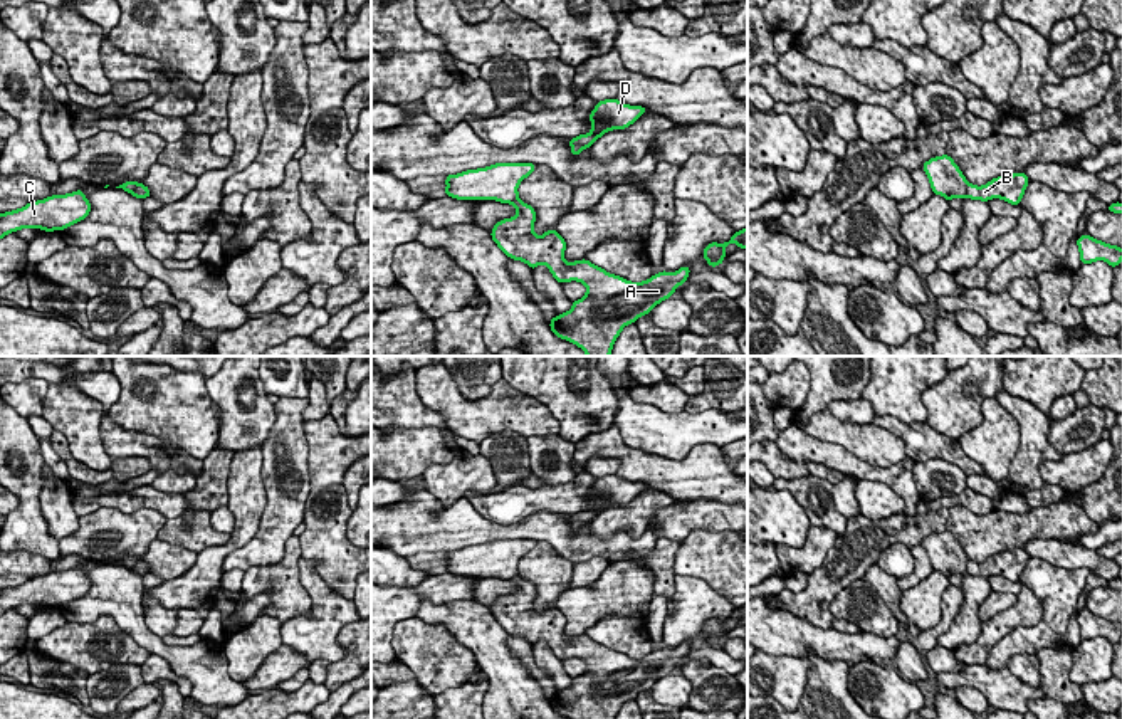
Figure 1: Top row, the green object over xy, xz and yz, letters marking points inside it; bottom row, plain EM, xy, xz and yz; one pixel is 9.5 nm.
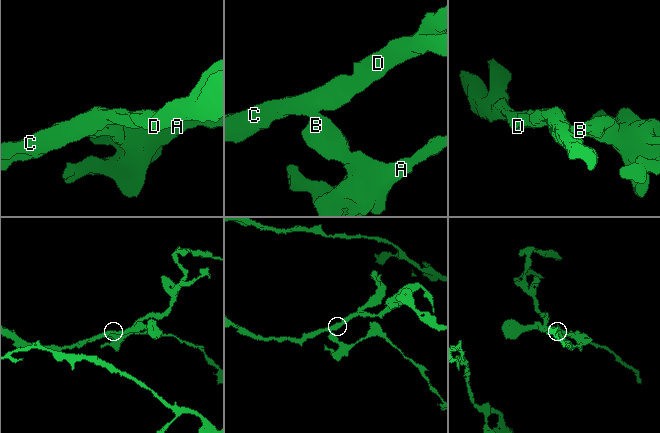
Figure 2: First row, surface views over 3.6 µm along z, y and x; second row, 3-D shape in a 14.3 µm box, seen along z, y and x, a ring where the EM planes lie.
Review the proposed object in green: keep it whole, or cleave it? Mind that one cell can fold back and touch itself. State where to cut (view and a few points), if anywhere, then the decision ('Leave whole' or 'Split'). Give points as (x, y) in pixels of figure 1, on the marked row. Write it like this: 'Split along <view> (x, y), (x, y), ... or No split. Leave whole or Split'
Split along yz (969, 183), (964, 197). Split

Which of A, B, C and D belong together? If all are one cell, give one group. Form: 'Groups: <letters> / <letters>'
Groups: A B / C D

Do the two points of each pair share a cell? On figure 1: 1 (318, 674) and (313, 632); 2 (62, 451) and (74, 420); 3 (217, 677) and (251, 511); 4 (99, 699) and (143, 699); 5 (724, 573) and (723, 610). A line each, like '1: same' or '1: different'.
1: different
2: different
3: different
4: different
5: different

